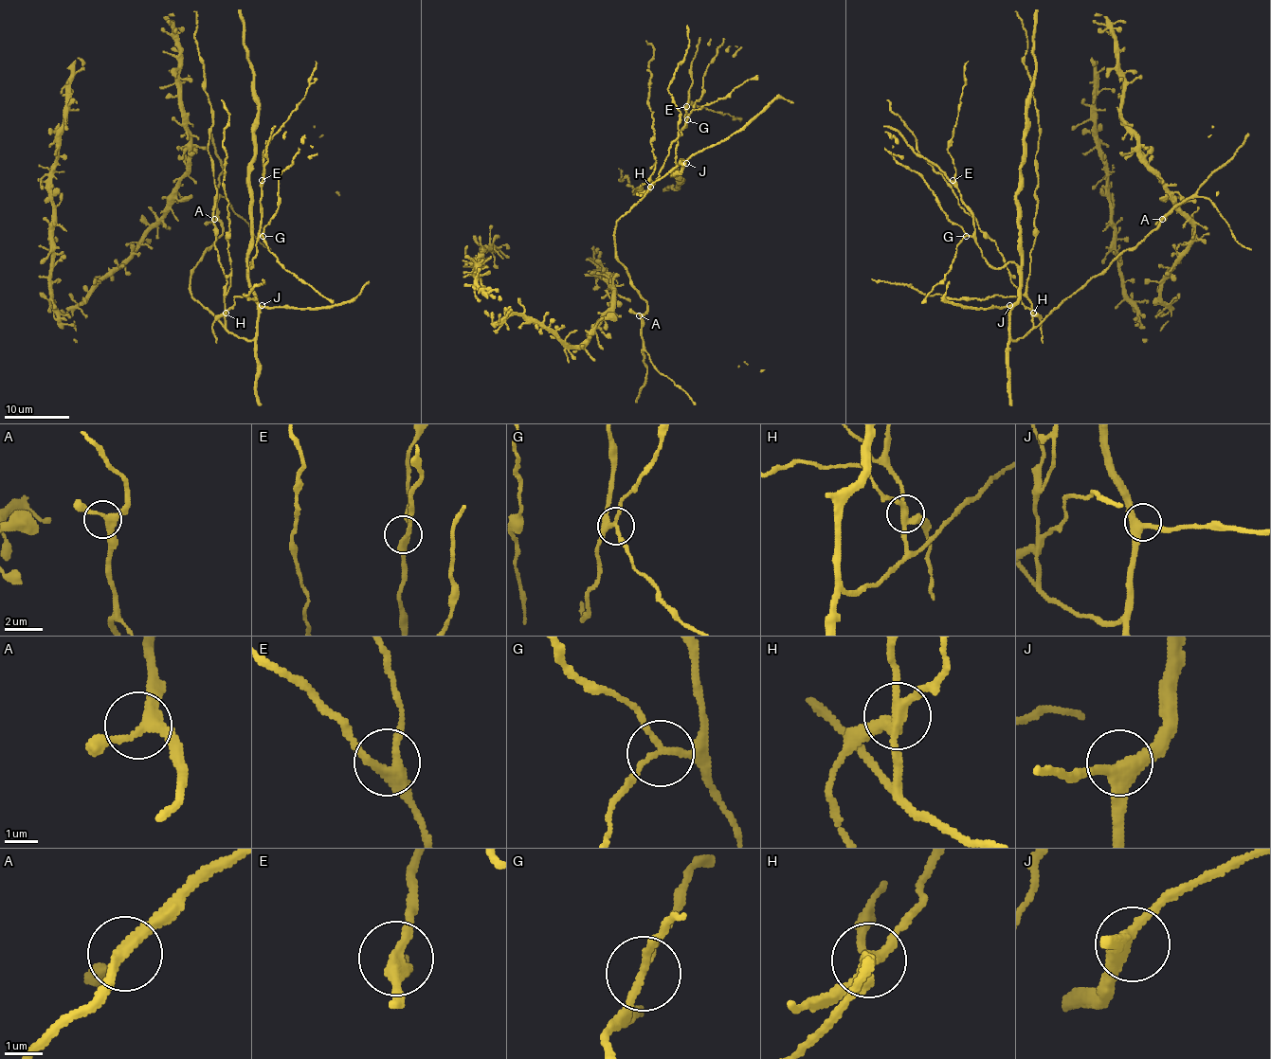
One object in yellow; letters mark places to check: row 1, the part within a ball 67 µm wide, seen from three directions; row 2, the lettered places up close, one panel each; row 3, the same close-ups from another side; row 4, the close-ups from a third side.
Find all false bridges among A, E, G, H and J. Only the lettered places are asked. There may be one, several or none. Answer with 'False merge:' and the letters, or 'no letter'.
False merge: G, H

